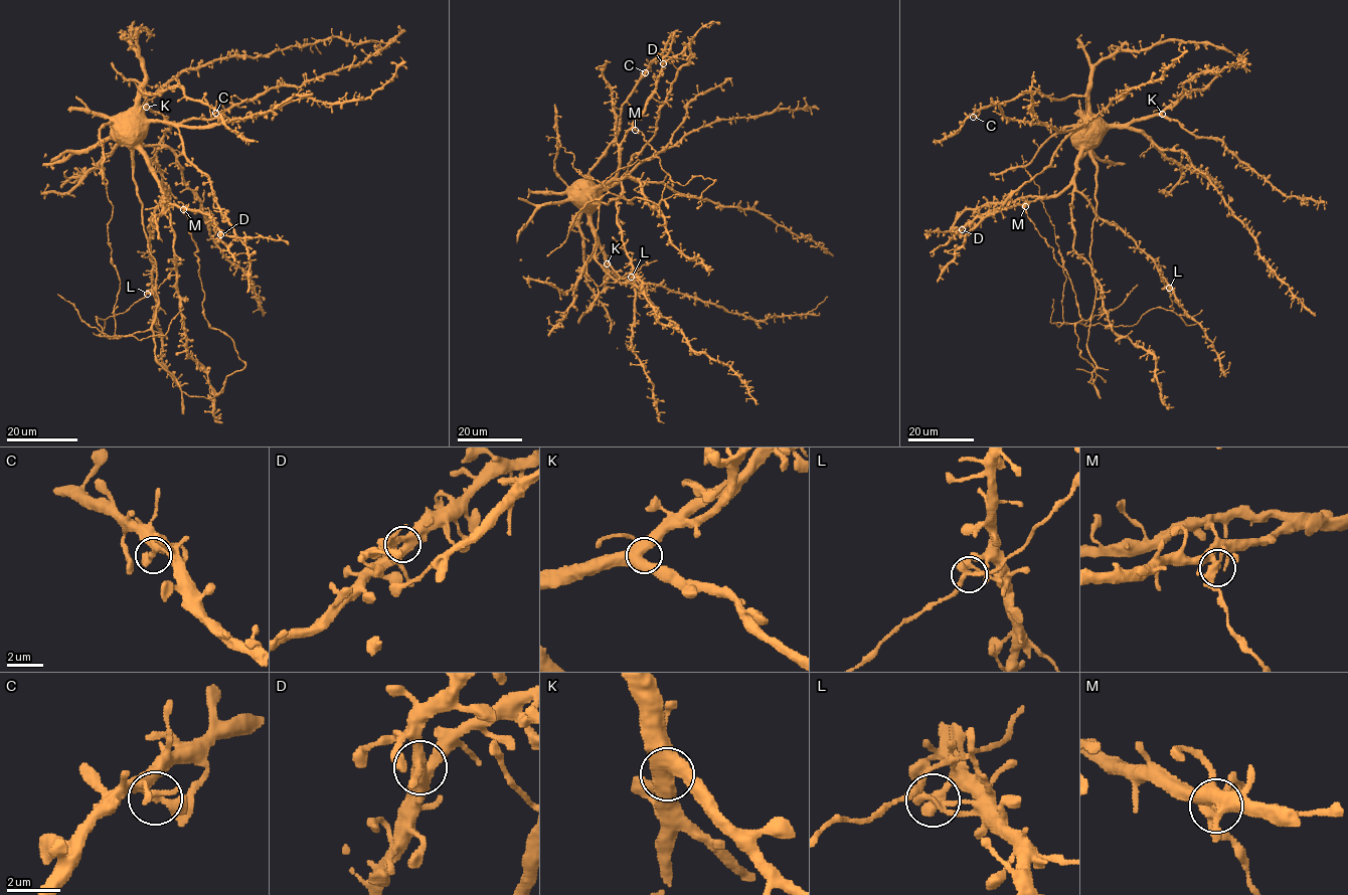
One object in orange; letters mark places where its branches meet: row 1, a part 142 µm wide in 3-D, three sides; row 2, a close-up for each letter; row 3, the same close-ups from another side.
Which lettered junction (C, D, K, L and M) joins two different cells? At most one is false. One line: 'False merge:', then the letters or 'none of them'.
False merge: none of them

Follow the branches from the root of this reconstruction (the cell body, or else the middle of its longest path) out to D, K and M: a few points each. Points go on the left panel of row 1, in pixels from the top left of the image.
D: (135, 131), (139, 147), (164, 199), (179, 207), (207, 214), (220, 234)
K: (135, 131), (133, 122), (146, 107)
M: (135, 131), (139, 147), (148, 160), (162, 196), (184, 208)

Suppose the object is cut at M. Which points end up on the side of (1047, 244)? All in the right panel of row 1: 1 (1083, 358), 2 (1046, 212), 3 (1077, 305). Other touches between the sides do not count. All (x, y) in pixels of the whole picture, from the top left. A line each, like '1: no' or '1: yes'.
1: yes
2: no
3: yes

